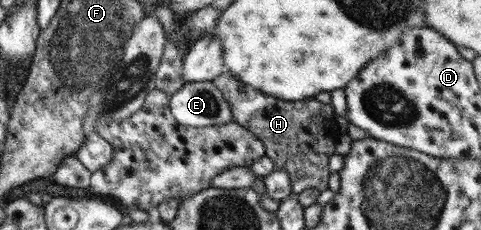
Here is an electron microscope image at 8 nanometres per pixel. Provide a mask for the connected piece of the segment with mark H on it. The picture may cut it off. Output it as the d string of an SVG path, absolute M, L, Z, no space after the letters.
M222 71L211 82L220 90L227 101L233 122L252 132L265 149L276 170L286 173L291 191L299 194L303 189L327 189L328 157L334 154L337 137L334 110L330 104L312 98L298 101L278 101L242 83L232 73Z

